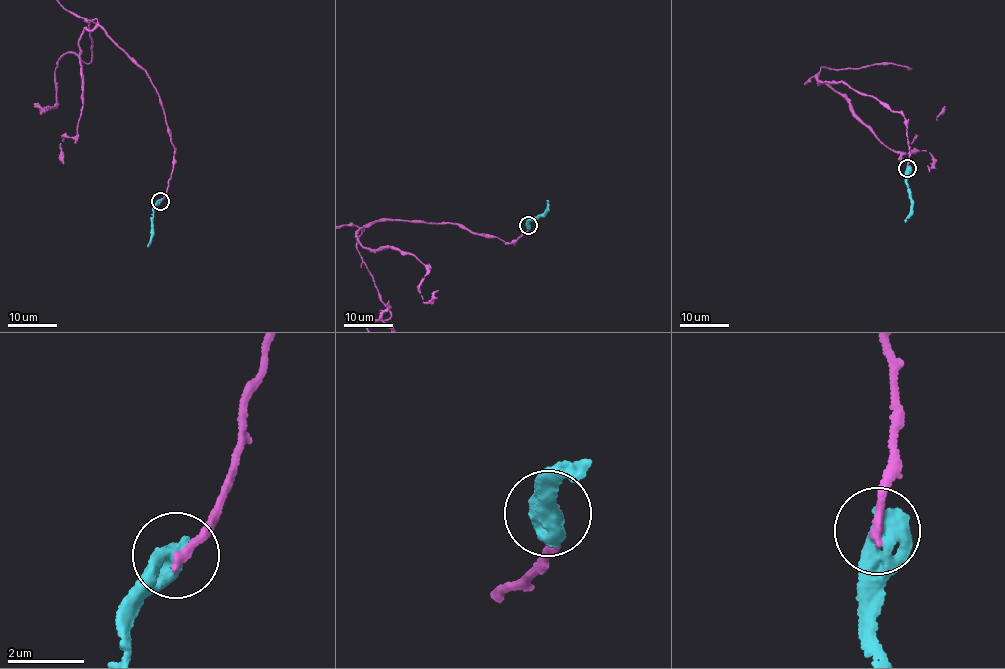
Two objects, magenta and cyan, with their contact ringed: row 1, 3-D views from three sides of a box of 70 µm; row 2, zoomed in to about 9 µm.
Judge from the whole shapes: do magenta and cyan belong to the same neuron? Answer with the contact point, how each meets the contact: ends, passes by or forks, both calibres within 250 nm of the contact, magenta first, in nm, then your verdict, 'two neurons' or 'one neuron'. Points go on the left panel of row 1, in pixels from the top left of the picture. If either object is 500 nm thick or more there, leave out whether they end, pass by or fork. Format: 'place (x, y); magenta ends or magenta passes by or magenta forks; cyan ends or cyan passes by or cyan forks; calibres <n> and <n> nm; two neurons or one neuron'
place (160, 201); calibres 240 and 650 nm; two neurons

